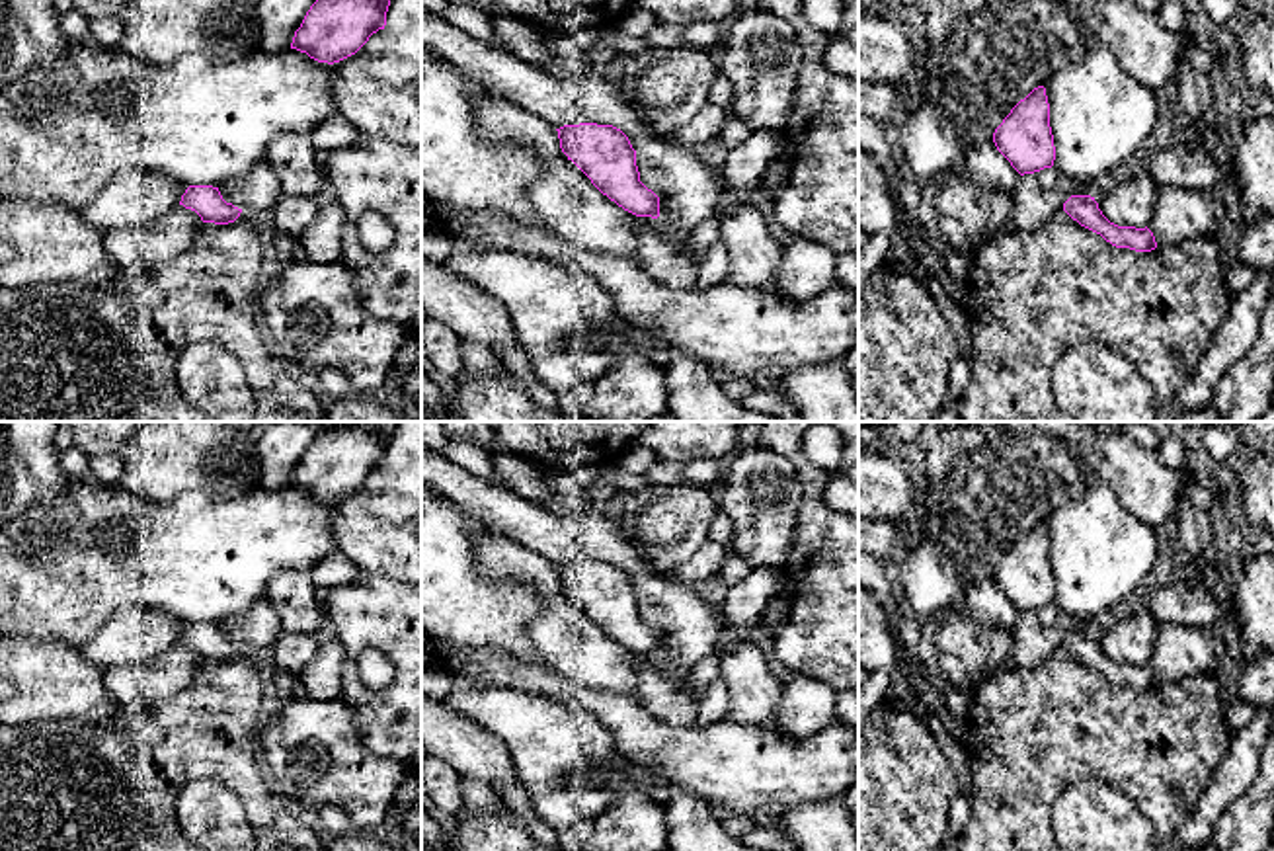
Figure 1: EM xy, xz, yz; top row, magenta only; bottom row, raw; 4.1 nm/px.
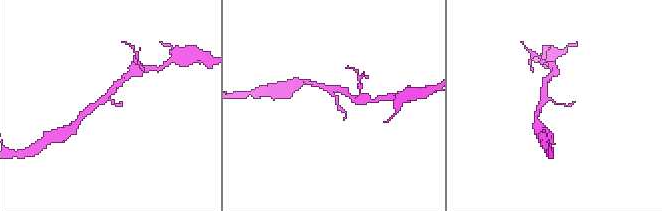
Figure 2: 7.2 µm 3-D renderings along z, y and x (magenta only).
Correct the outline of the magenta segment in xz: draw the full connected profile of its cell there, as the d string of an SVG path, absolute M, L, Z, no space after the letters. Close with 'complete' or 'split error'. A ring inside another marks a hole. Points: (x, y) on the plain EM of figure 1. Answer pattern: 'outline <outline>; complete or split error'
outline M579 560L556 568L562 589L603 632L636 654L659 654L659 634L640 619L636 588L620 566Z; complete

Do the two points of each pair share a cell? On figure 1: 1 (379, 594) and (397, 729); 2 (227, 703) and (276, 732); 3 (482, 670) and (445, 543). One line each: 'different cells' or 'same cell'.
1: same cell
2: different cells
3: different cells

